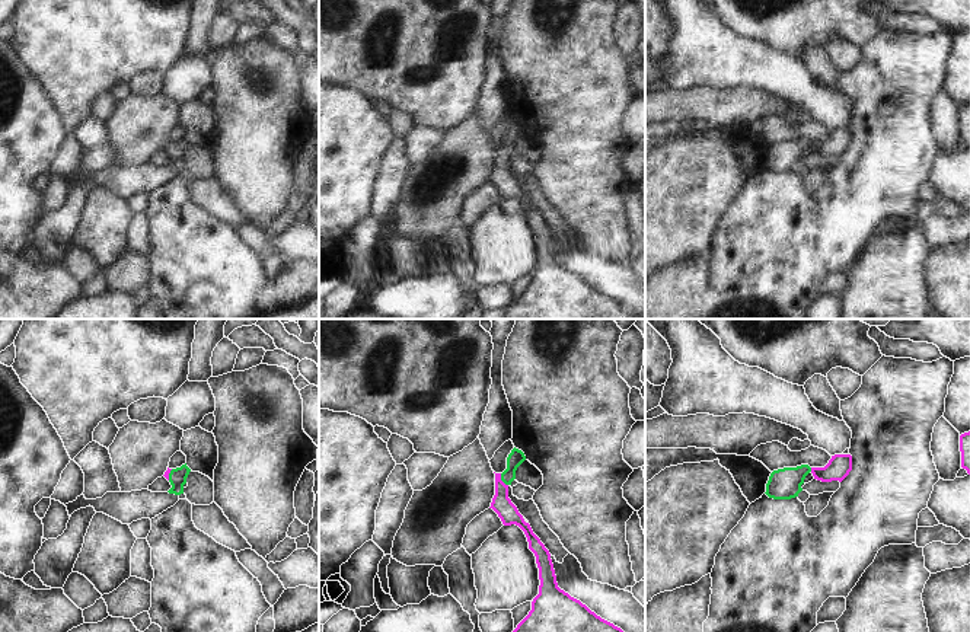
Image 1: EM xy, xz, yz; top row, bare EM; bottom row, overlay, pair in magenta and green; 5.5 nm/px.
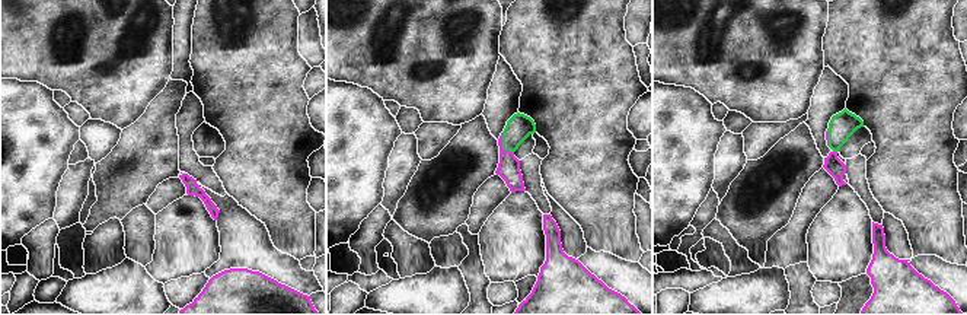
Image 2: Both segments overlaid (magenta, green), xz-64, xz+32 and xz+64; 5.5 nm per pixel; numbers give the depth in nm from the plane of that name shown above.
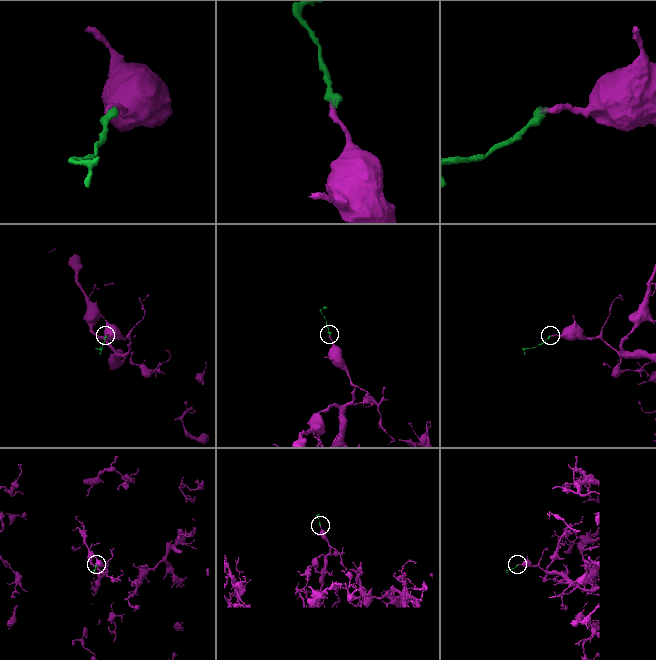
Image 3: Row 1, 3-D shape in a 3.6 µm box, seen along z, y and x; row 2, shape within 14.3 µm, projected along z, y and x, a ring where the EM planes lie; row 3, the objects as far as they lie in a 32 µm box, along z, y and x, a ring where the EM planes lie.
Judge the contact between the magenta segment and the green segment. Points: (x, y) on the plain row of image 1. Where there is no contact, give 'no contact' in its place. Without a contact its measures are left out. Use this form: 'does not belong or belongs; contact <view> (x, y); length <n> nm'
belongs; contact xz (500, 153); length 80 nm

